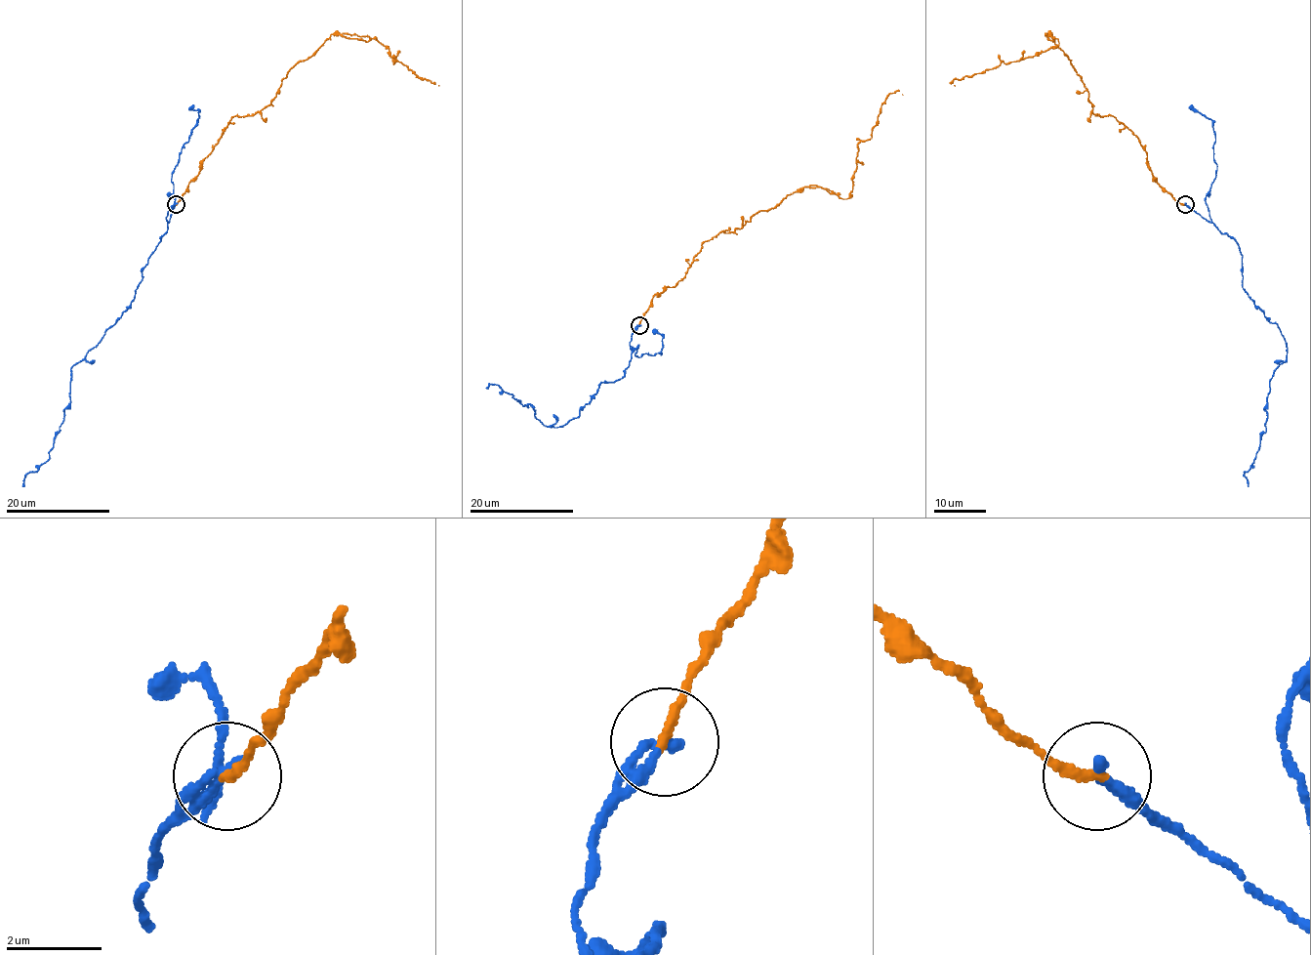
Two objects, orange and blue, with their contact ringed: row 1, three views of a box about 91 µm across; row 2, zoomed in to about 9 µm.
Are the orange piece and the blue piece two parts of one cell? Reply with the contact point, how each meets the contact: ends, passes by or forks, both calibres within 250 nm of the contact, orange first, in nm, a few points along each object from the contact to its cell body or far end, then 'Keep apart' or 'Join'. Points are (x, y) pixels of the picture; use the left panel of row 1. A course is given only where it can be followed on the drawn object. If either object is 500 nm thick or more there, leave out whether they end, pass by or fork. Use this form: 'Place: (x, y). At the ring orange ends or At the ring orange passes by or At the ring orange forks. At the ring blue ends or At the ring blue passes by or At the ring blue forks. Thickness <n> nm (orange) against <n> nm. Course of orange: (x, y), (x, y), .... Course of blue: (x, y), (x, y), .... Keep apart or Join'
Place: (176, 204). At the ring orange ends. At the ring blue ends. Thickness 180 nm (orange) against 280 nm. Course of orange: (175, 205), (235, 116), (265, 108), (290, 70), (332, 34), (375, 38), (394, 62), (400, 62), (438, 86). Course of blue: (175, 203), (129, 307), (70, 369), (70, 403), (54, 446), (22, 486). Join

